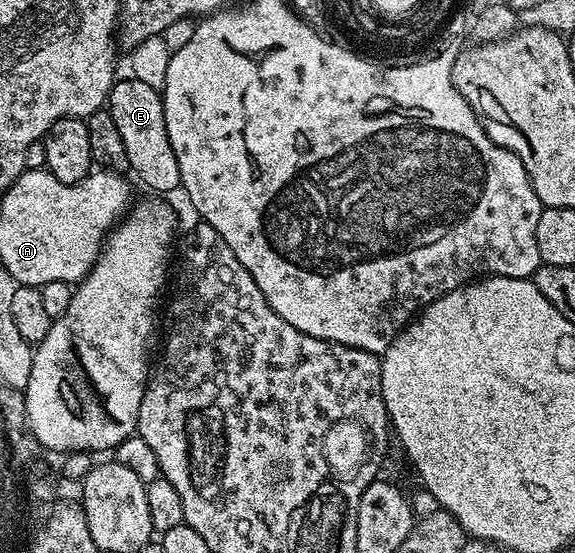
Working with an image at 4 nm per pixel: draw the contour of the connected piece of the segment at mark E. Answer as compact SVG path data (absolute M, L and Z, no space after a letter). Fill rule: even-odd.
M132 77L118 78L109 90L107 110L123 137L124 147L127 148L129 171L137 174L138 181L143 186L150 187L153 193L176 192L181 186L179 161L175 161L175 149L171 149L171 141L167 137L161 92Z

